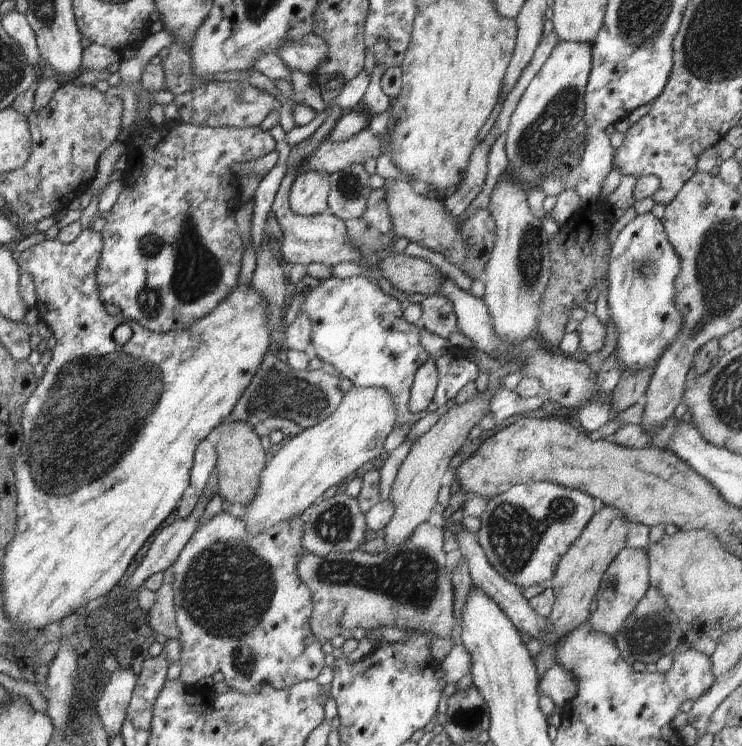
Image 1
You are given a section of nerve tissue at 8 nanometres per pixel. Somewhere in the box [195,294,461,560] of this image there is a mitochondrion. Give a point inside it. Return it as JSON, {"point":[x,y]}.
{"point":[283,392]}

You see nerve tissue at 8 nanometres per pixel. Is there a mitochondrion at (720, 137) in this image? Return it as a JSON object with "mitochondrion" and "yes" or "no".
{"mitochondrion":"no"}

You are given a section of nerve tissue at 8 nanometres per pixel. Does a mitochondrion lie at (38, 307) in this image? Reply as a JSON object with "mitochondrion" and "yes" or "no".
{"mitochondrion":"no"}

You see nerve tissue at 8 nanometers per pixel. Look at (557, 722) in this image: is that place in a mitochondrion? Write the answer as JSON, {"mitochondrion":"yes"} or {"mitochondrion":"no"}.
{"mitochondrion":"no"}

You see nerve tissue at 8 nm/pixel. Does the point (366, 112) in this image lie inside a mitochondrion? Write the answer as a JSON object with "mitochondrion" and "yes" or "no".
{"mitochondrion":"no"}

